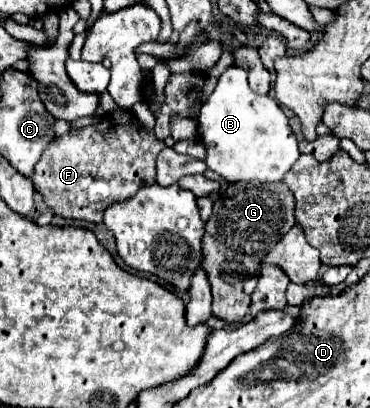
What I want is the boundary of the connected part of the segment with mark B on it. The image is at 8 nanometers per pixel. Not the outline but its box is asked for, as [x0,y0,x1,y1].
[198,65,300,183]

